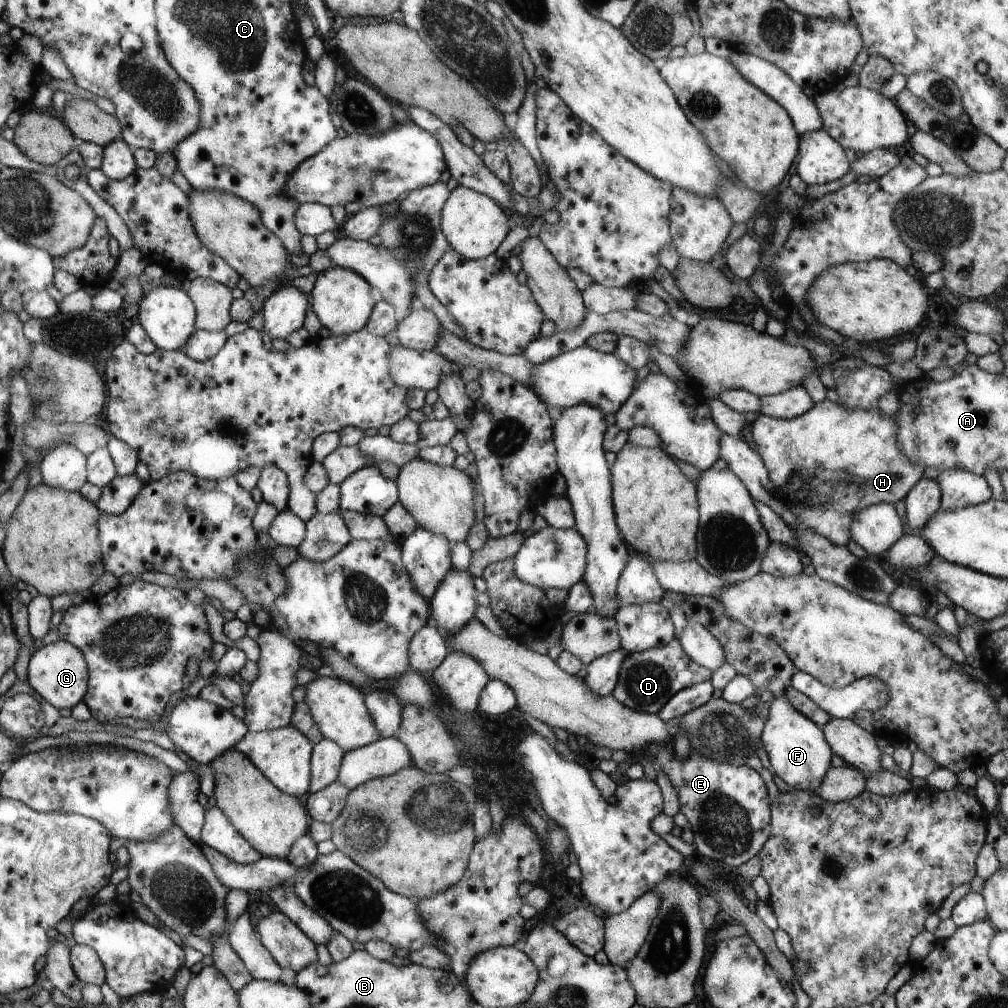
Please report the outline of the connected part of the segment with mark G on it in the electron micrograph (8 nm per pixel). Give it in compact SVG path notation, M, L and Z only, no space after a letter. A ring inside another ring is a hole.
M62 639L43 645L35 650L29 660L27 668L27 683L38 696L50 702L58 710L71 710L80 701L86 698L87 688L90 686L90 669L83 652L75 644Z

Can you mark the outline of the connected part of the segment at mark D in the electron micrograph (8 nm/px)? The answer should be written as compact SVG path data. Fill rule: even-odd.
M675 636L667 645L627 654L619 672L618 686L611 695L628 708L656 715L671 696L692 685L709 681L712 673L712 670L693 661Z

